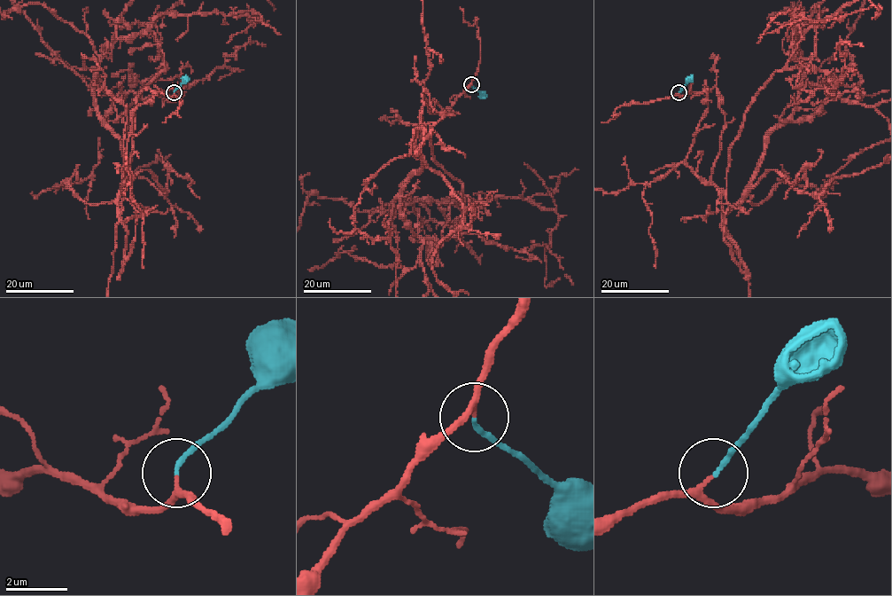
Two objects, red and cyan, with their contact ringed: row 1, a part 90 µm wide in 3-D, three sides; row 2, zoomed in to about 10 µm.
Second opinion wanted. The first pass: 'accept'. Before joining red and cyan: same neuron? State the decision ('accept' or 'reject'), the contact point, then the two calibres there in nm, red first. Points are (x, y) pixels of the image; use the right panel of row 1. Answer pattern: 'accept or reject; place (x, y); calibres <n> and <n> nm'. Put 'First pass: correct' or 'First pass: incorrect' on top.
First pass: incorrect
reject; place (678, 92); calibres 150 and 140 nm

